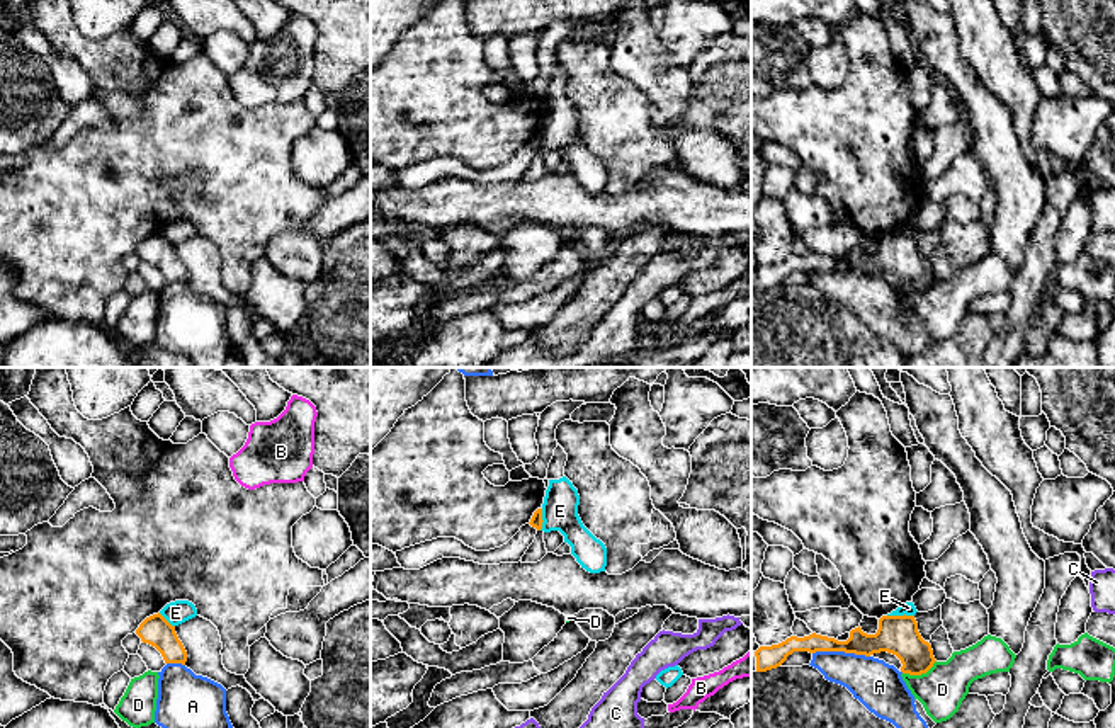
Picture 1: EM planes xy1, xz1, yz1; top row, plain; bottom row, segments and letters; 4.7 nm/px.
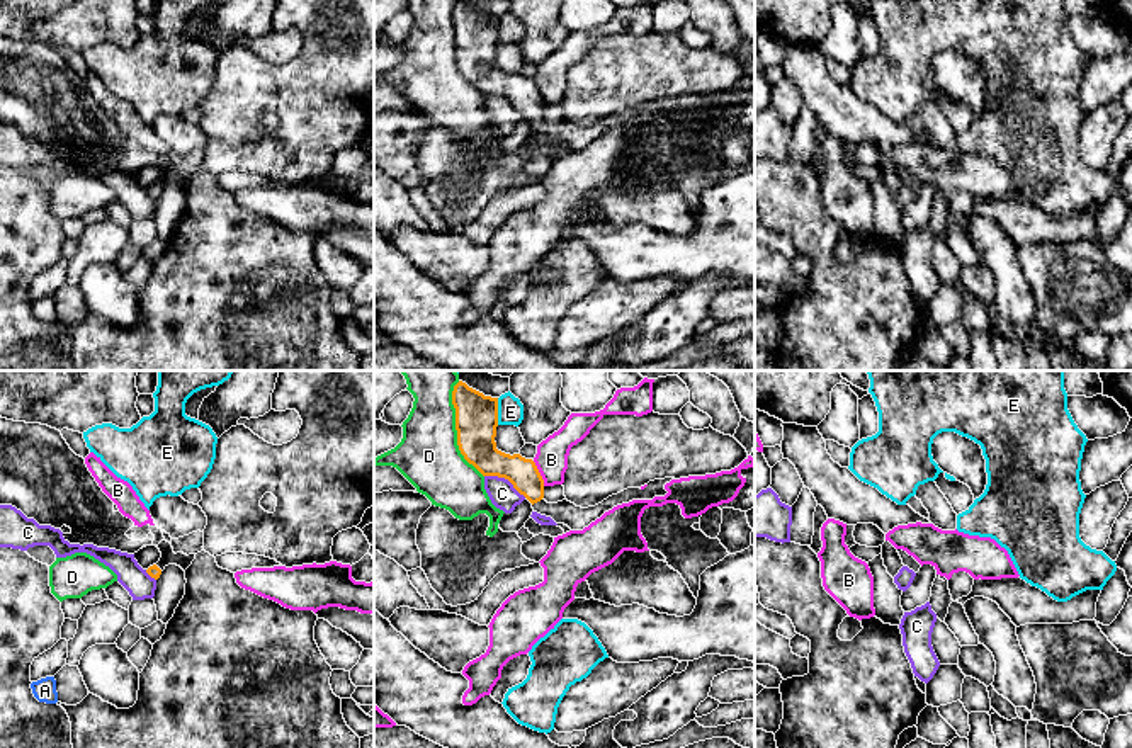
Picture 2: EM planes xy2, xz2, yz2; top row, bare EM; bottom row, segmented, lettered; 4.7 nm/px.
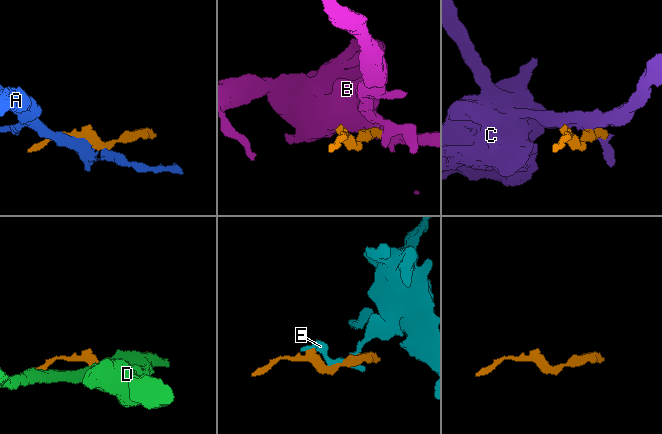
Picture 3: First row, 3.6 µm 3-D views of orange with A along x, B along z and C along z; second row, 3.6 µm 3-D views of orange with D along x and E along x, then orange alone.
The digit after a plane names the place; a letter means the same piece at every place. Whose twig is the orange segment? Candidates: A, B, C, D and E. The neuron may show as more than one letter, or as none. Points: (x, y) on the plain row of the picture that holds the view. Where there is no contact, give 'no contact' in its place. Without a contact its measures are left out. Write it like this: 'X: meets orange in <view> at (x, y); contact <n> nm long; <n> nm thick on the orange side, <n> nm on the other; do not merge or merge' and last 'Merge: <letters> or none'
A: meets orange in yz1 at (842, 269); contact 280 nm long; 160 nm thick on the orange side, 220 nm on the other; do not merge
B: meets orange in xz2 at (539, 92); contact 130 nm long; 150 nm thick on the orange side, 160 nm on the other; do not merge
C: meets orange in xz2 at (505, 97); contact 220 nm long; 180 nm thick on the orange side, 130 nm on the other; do not merge
D: meets orange in xz2 at (456, 48); contact 480 nm long; 200 nm thick on the orange side, 300 nm on the other; do not merge
E: meets orange in yz1 at (899, 235); contact 130 nm long; 190 nm thick on the orange side, 60 nm on the other; do not merge
Merge: none

